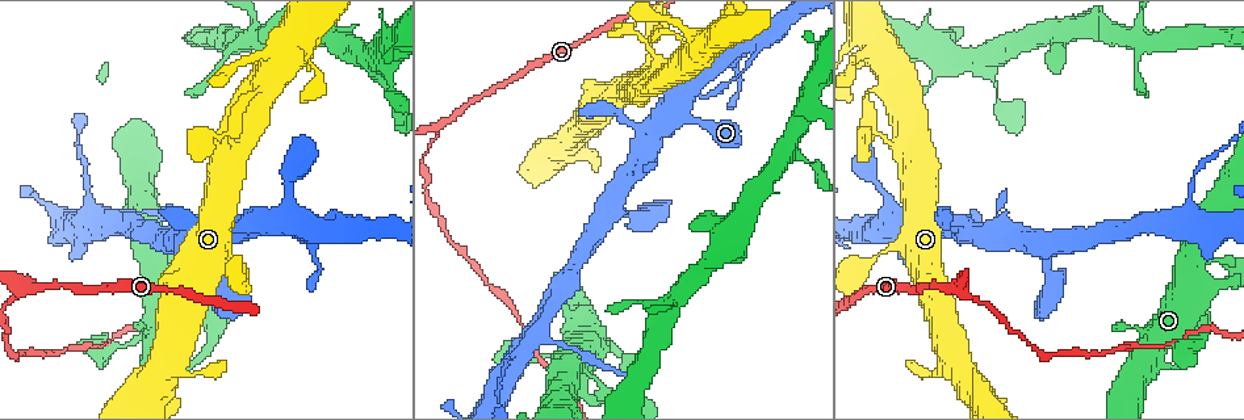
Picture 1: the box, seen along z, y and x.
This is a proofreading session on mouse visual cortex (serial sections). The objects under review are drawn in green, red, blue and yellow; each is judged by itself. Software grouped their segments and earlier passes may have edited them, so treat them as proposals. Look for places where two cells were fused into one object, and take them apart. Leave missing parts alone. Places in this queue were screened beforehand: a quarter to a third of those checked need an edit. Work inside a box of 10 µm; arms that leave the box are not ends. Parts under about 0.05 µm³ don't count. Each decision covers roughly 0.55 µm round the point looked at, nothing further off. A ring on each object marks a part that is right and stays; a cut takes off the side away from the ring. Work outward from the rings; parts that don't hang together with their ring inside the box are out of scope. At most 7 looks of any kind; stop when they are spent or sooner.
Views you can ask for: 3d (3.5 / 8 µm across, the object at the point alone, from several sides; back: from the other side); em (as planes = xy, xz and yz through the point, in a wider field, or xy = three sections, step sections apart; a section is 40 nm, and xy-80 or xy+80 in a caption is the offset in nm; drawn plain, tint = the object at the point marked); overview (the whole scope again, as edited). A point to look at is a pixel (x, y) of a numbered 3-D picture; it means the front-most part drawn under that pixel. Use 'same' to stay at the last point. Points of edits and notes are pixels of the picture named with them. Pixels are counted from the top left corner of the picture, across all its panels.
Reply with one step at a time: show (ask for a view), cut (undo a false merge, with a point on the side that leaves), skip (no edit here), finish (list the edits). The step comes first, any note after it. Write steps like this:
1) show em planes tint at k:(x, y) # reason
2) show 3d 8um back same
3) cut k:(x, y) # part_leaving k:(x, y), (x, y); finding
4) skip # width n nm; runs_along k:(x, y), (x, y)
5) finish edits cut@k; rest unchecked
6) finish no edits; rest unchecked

show 3d 3.5um at 1:(963, 284)

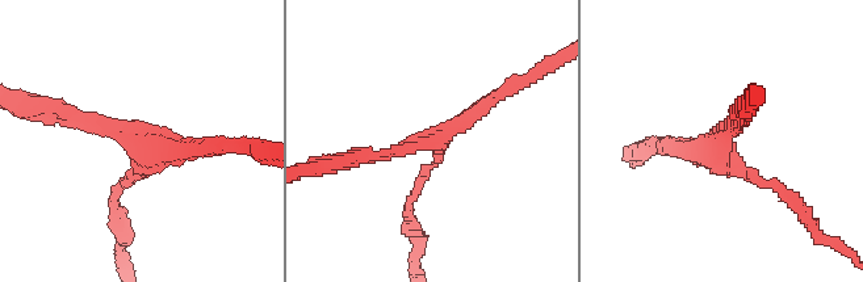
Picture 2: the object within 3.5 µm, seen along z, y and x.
show em xy step 3 plain at 2:(442, 138) # shape alone is not enough

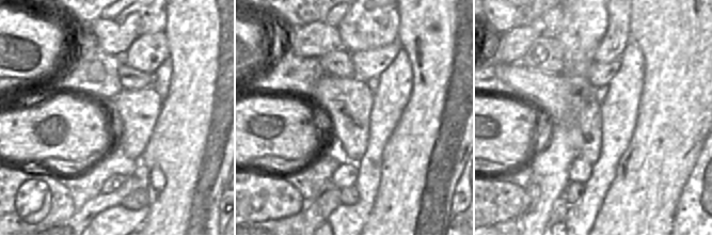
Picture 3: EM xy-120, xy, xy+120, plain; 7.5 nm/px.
show em xy step 3 tint same

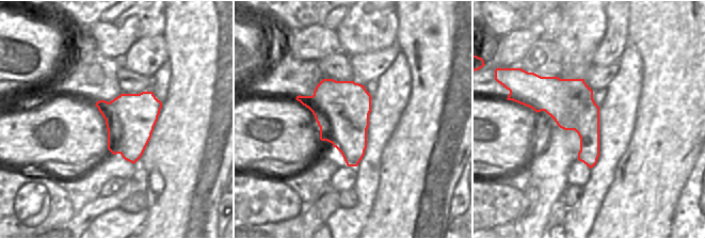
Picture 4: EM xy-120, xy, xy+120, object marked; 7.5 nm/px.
skip # all the same cell

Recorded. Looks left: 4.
show 3d 3.5um at 1:(157, 260) # calibre changes

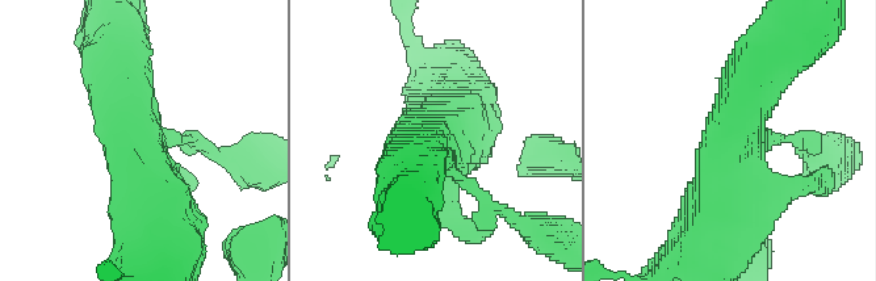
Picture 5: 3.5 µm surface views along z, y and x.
show em planes tint at 5:(147, 135) # need the tissue

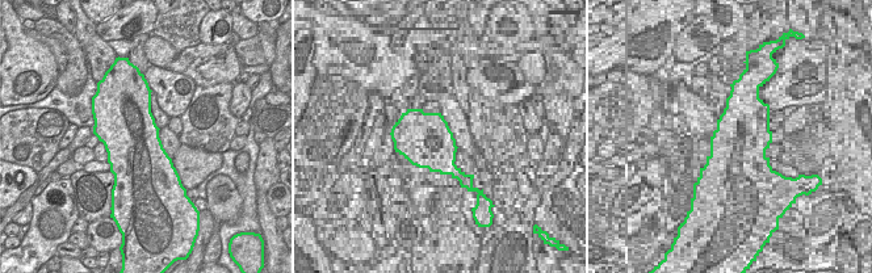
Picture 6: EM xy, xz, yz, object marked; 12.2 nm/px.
skip # runs_along 5:(722, 209), (730, 131), (774, 51); continuous, no second cell

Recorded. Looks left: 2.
show 3d 3.5um at 1:(506, 355) # thick turns thin

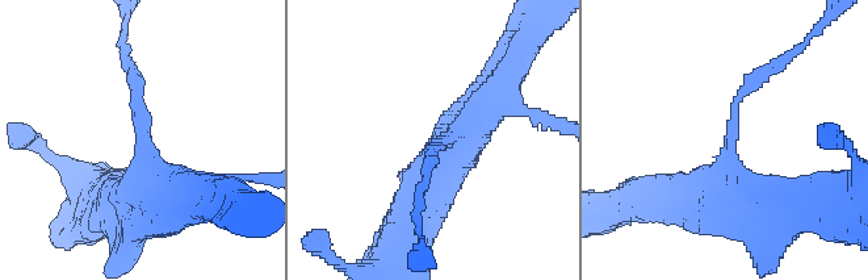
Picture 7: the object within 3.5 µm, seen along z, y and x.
show em xy step 5 tint at 7:(441, 144) # arm_widths 150, 450 nm

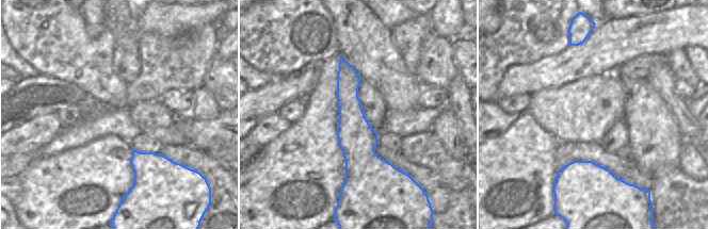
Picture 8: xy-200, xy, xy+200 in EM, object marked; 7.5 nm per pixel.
skip # runs_along 8:(341, 62), (353, 126), (350, 184); continuous, no second cell

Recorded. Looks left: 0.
finish no edits; rest unchecked

